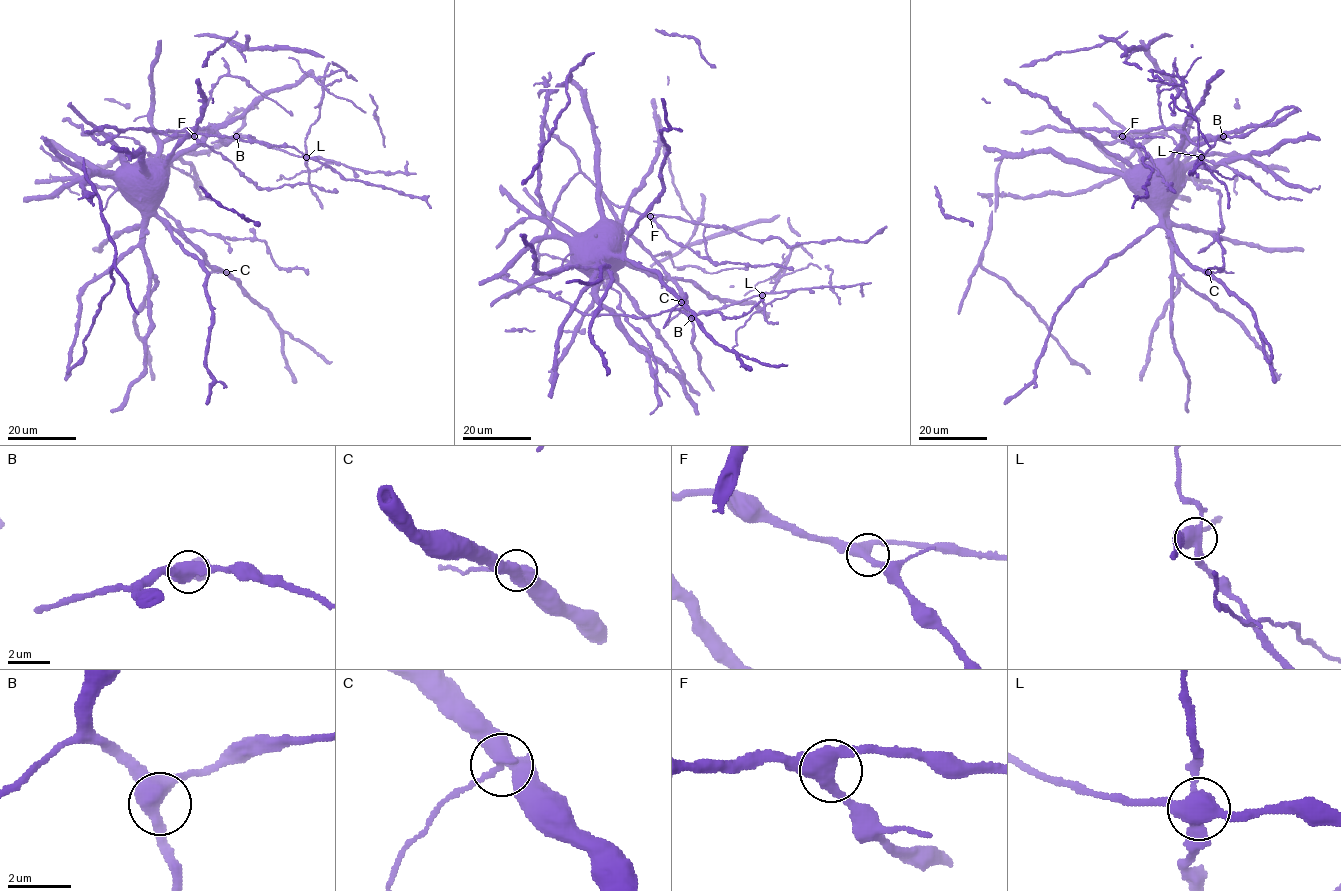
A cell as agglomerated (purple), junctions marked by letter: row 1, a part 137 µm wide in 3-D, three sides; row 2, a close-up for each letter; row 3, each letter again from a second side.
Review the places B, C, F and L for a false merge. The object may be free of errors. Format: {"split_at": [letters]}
{"split_at": ["L"]}

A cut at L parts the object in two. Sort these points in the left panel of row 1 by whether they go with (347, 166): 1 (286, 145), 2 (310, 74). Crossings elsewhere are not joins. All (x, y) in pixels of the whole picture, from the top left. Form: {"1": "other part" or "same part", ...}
{"1": "same part", "2": "same part"}

